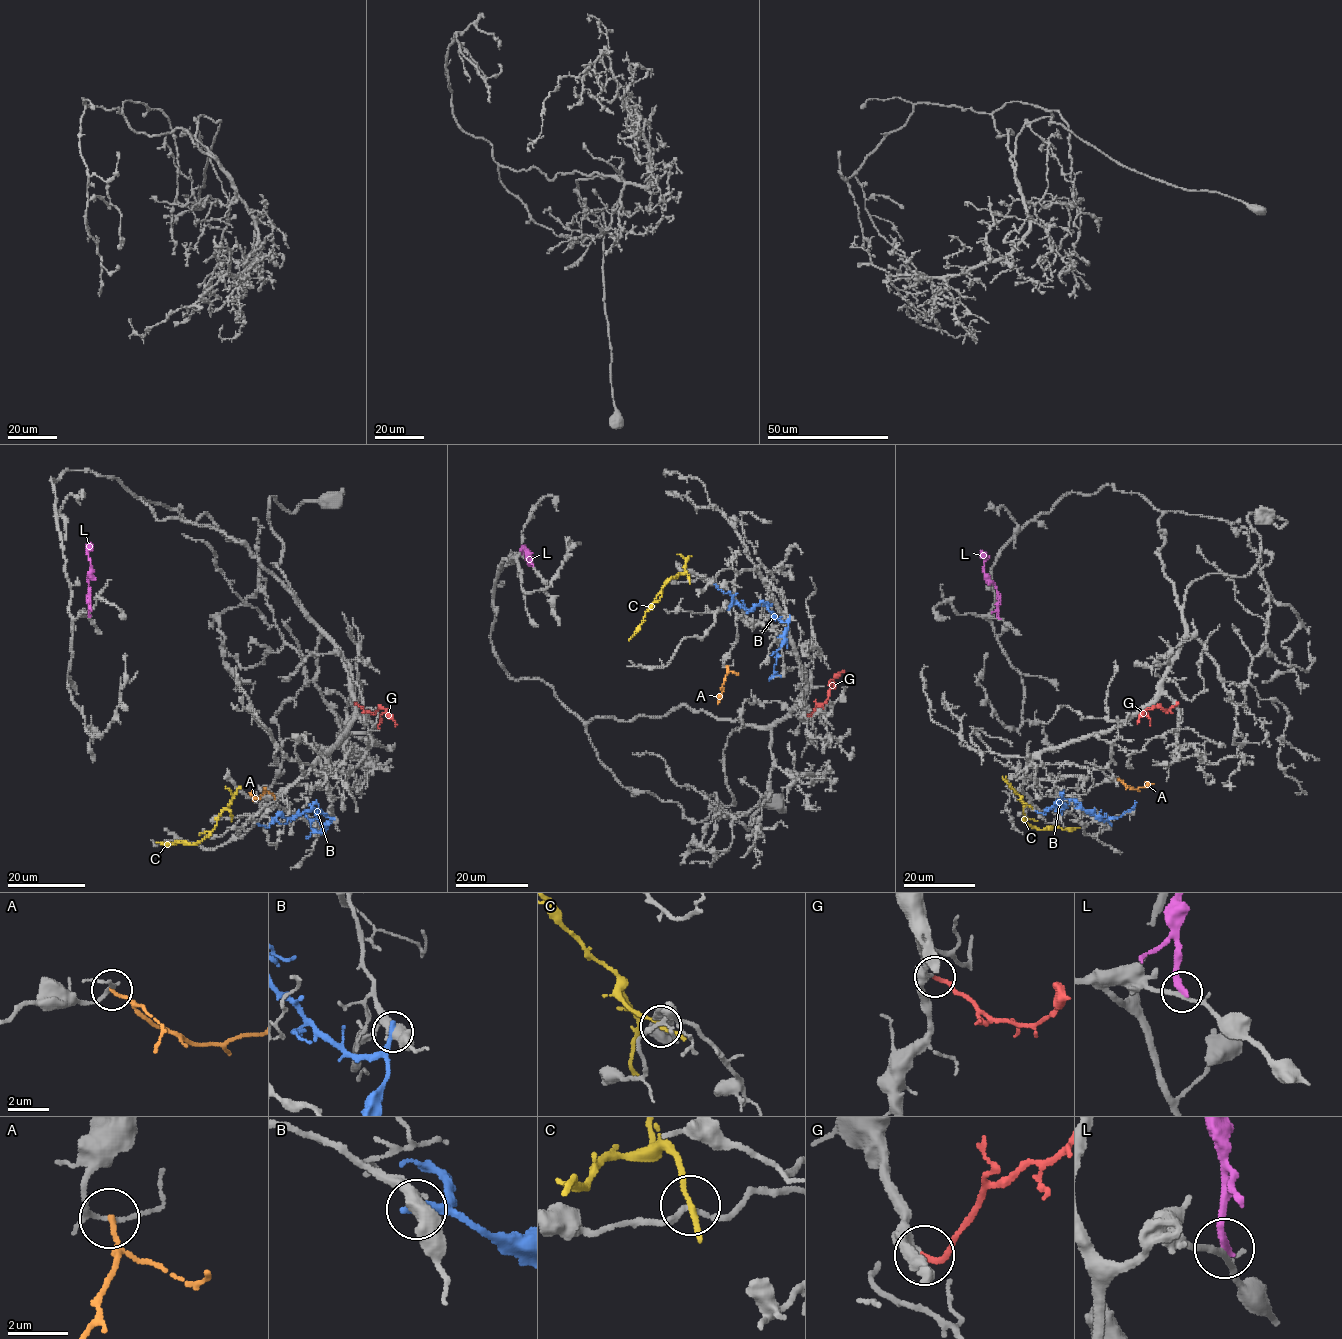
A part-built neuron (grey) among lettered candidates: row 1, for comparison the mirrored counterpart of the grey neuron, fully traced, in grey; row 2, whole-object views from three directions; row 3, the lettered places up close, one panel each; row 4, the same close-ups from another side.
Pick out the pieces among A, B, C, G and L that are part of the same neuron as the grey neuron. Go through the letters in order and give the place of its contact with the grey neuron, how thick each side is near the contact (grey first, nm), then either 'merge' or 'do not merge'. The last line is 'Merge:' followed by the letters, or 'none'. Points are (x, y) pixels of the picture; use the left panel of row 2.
A: contact (264, 788); calibres 110 and 170 nm; do not merge
B: contact (334, 819); calibres 500 and 320 nm; do not merge
C: contact (232, 818); calibres 180 and 180 nm; do not merge
G: contact (355, 703); calibres 300 and 200 nm; merge
L: contact (89, 616); calibres 190 and 300 nm; do not merge
Merge: G

